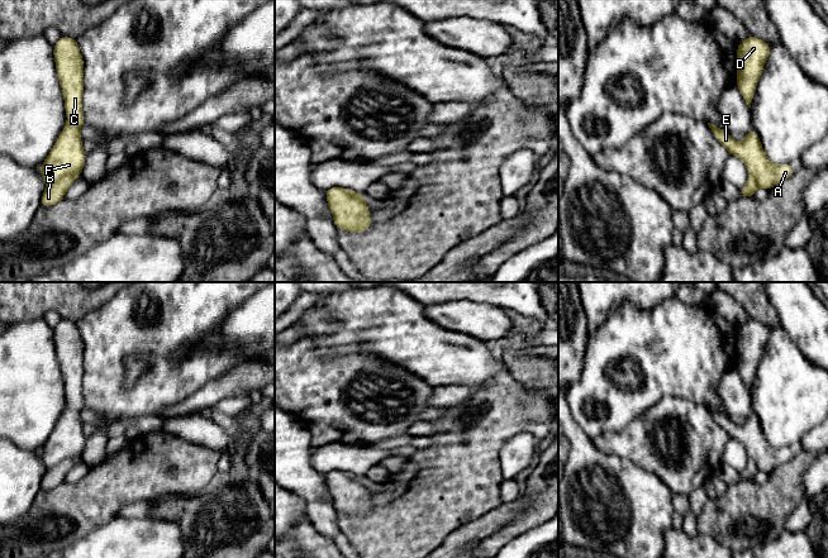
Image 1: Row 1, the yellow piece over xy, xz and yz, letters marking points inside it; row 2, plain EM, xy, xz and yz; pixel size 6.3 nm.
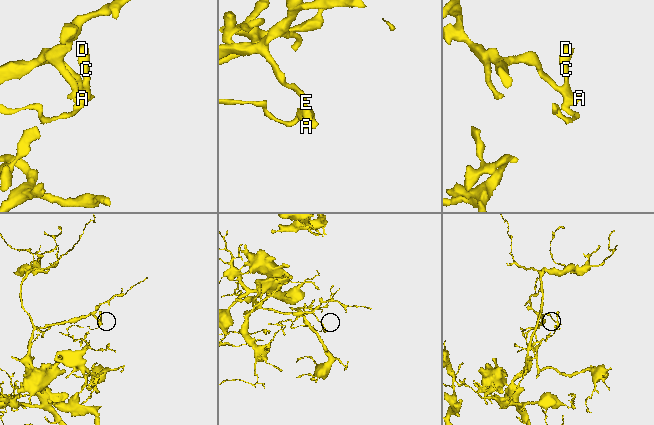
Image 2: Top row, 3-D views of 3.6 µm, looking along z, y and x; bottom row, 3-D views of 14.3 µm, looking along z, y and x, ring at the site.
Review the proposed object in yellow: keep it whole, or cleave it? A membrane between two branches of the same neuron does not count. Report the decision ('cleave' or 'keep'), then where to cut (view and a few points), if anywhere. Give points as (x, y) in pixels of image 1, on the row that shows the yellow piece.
cleave; cut in xy along (74, 177), (65, 176), (47, 186)

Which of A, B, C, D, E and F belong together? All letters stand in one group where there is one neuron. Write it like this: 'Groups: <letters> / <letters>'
Groups: A C D E F / B

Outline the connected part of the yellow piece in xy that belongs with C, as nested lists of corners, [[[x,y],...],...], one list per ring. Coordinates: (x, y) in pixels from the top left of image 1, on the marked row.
[[[62,35],[53,46],[53,56],[65,99],[67,123],[39,167],[47,186],[66,176],[78,177],[86,159],[80,132],[85,124],[82,111],[84,59],[77,39]]]

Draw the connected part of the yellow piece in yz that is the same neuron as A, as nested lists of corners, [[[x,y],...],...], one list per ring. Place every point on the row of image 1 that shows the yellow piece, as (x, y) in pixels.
[[[708,123],[708,125],[728,153],[744,162],[748,175],[756,180],[758,187],[768,191],[795,172],[790,163],[775,164],[767,158],[761,146],[760,137],[753,128],[742,142],[737,142],[717,125],[712,123]]]

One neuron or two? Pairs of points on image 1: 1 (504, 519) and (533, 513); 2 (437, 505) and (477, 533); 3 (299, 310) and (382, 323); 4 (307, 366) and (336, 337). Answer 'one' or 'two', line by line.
1: two
2: two
3: two
4: two

